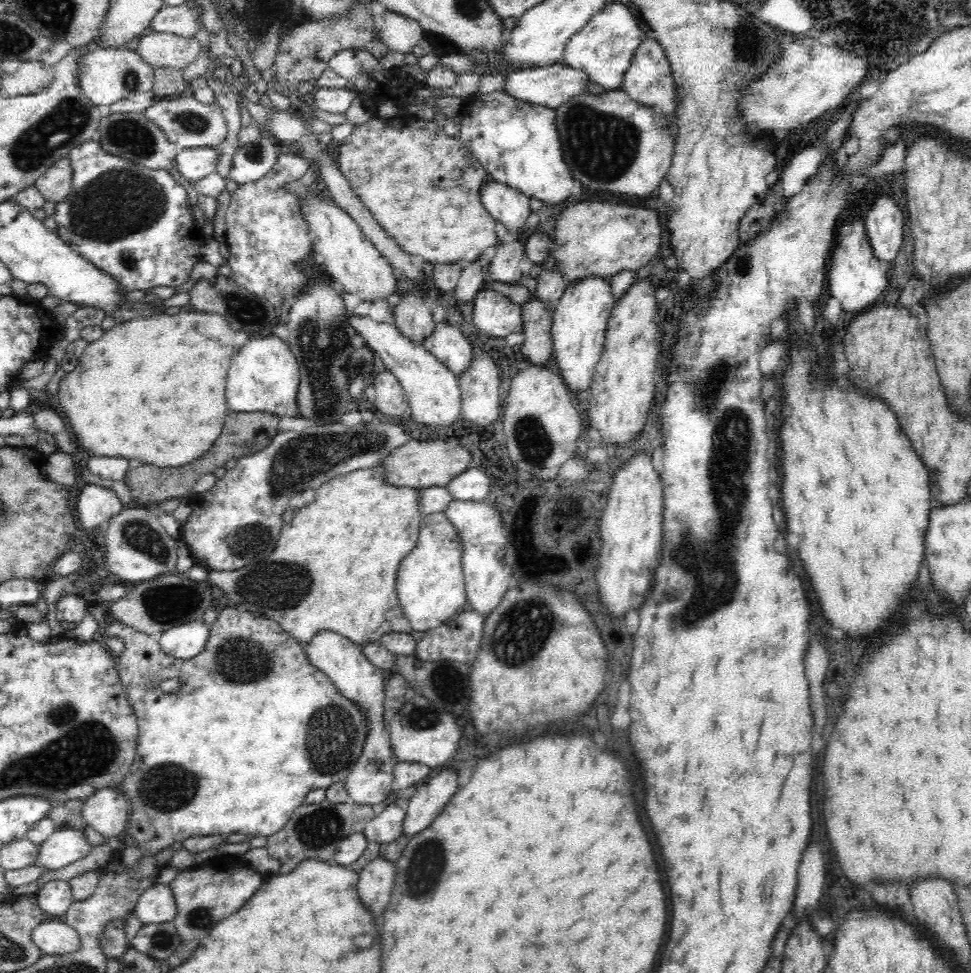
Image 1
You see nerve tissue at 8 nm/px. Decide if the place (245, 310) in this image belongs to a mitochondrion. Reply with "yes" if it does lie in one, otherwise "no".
yes

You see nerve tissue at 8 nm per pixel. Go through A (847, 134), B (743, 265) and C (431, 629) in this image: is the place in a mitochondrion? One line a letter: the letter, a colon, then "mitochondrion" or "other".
A: other
B: mitochondrion
C: other

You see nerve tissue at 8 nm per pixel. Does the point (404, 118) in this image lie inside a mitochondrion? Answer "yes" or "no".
no

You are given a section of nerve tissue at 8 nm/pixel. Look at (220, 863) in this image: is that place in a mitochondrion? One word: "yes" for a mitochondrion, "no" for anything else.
no

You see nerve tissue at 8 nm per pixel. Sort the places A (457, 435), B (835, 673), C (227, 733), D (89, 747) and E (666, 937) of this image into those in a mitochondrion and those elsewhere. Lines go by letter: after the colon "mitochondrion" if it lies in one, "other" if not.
A: other
B: other
C: other
D: mitochondrion
E: other

